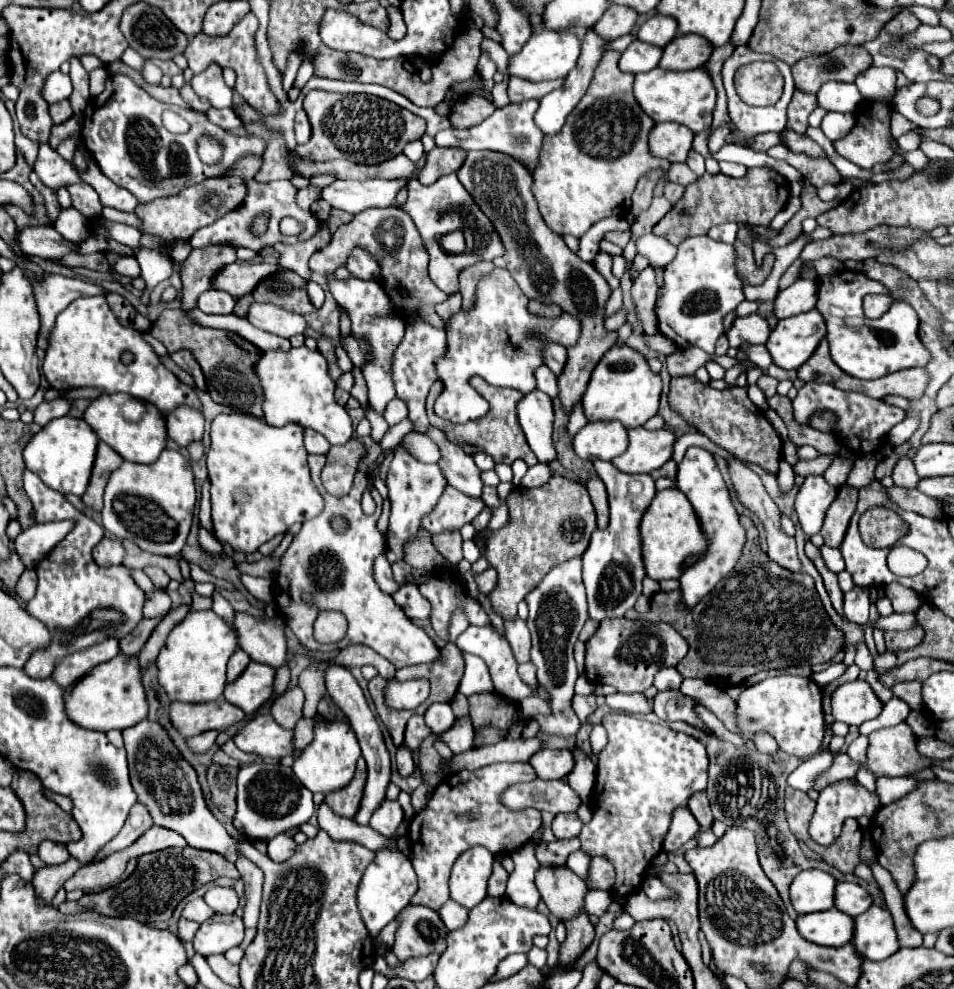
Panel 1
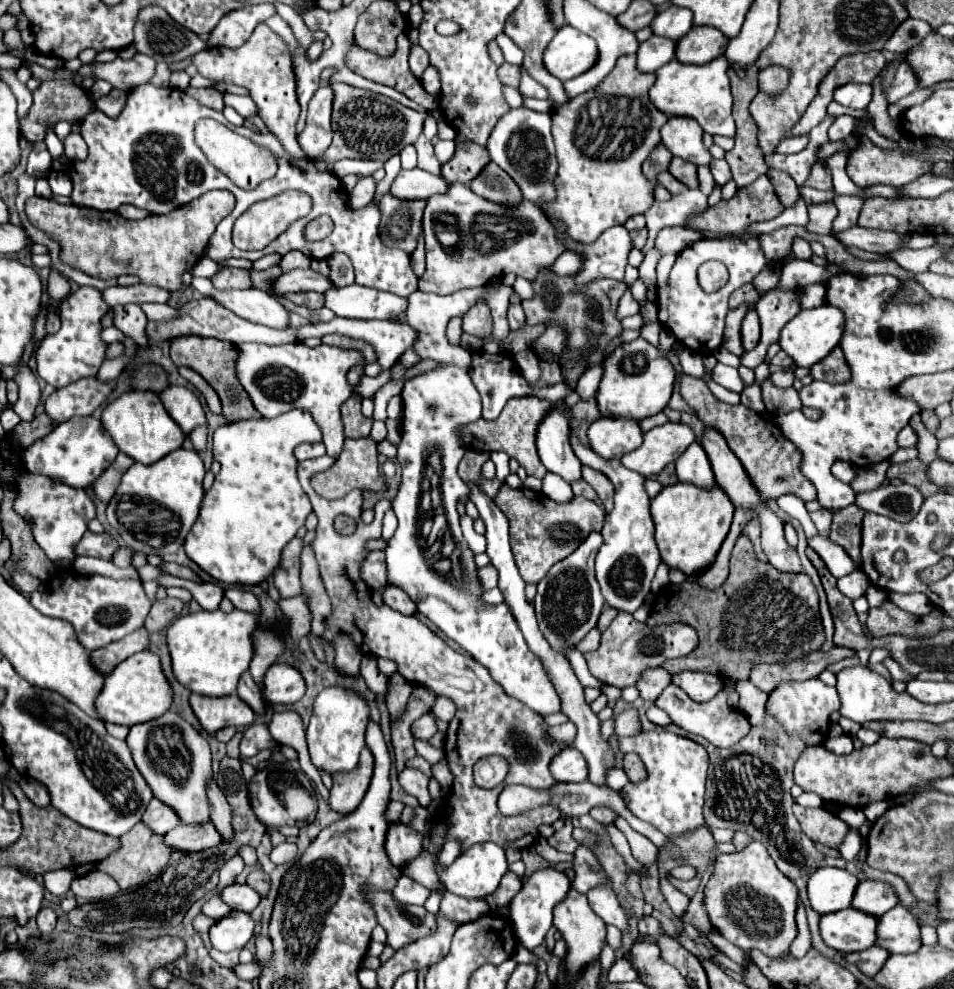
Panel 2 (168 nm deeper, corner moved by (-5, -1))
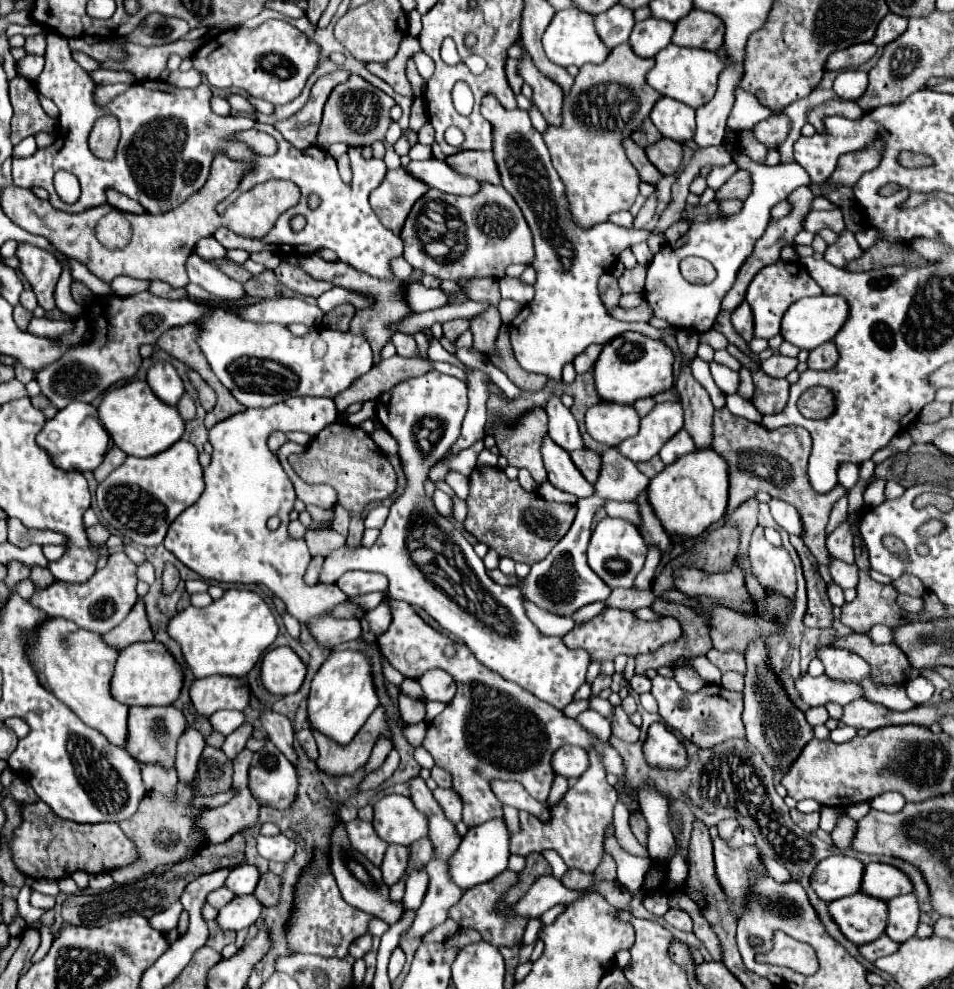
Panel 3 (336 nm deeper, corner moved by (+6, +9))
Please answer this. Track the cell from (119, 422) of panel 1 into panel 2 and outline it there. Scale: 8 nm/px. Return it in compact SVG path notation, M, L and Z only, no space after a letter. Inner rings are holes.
M152 391L122 393L118 399L110 401L104 407L100 421L120 451L130 455L134 461L144 463L144 465L152 465L152 463L160 461L170 451L178 449L184 441L182 429L176 427L174 419L164 409L160 397Z

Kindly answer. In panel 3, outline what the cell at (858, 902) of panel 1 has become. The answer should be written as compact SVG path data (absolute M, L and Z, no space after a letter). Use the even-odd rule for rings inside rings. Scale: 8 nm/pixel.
M869 863L865 867L861 891L867 895L875 895L877 899L889 901L897 895L905 895L913 891L911 879L897 867L887 863Z

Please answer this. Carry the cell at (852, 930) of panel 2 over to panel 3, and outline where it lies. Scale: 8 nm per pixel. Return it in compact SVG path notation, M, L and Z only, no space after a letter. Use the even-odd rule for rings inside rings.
M855 893L829 903L829 911L843 935L855 945L875 941L885 933L887 927L887 901Z

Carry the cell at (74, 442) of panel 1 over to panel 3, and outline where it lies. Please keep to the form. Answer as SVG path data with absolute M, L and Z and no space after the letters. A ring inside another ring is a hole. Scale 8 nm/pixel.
M71 403L65 409L61 409L53 419L45 423L37 441L43 449L47 449L51 459L55 459L55 465L67 471L69 469L75 469L75 471L97 469L107 453L107 447L111 447L111 437L103 429L97 417L97 409L87 403Z

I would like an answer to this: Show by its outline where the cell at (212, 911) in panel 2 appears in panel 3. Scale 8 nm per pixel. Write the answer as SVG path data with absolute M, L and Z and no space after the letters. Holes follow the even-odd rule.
M219 887L219 889L215 889L215 891L211 891L211 893L207 895L207 903L213 905L215 909L221 909L221 907L227 905L233 897L235 897L235 893L231 893L227 887Z

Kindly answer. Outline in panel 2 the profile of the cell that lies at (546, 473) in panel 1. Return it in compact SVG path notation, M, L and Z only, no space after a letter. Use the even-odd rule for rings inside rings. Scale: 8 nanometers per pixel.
M548 473L542 479L542 493L546 493L550 499L560 501L560 503L570 501L570 497L574 497L570 485L564 479L560 479L558 475L554 475L554 473Z

